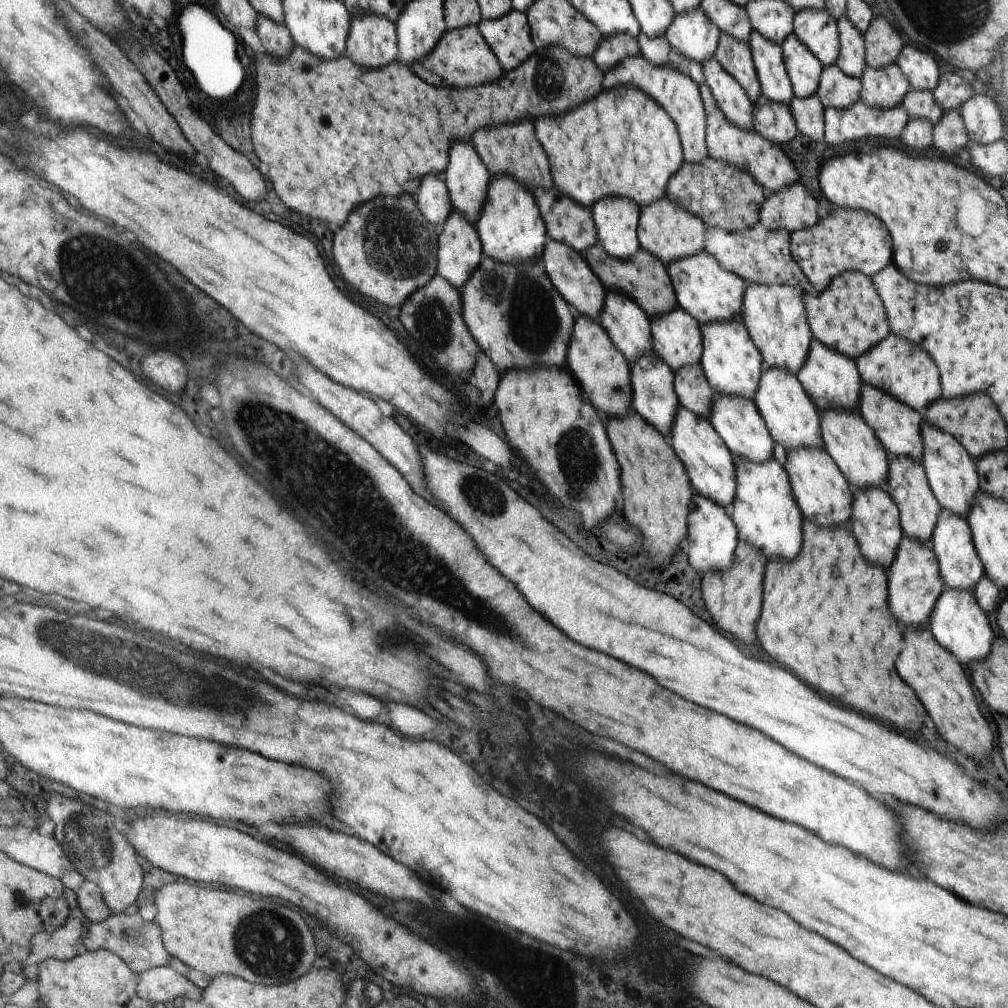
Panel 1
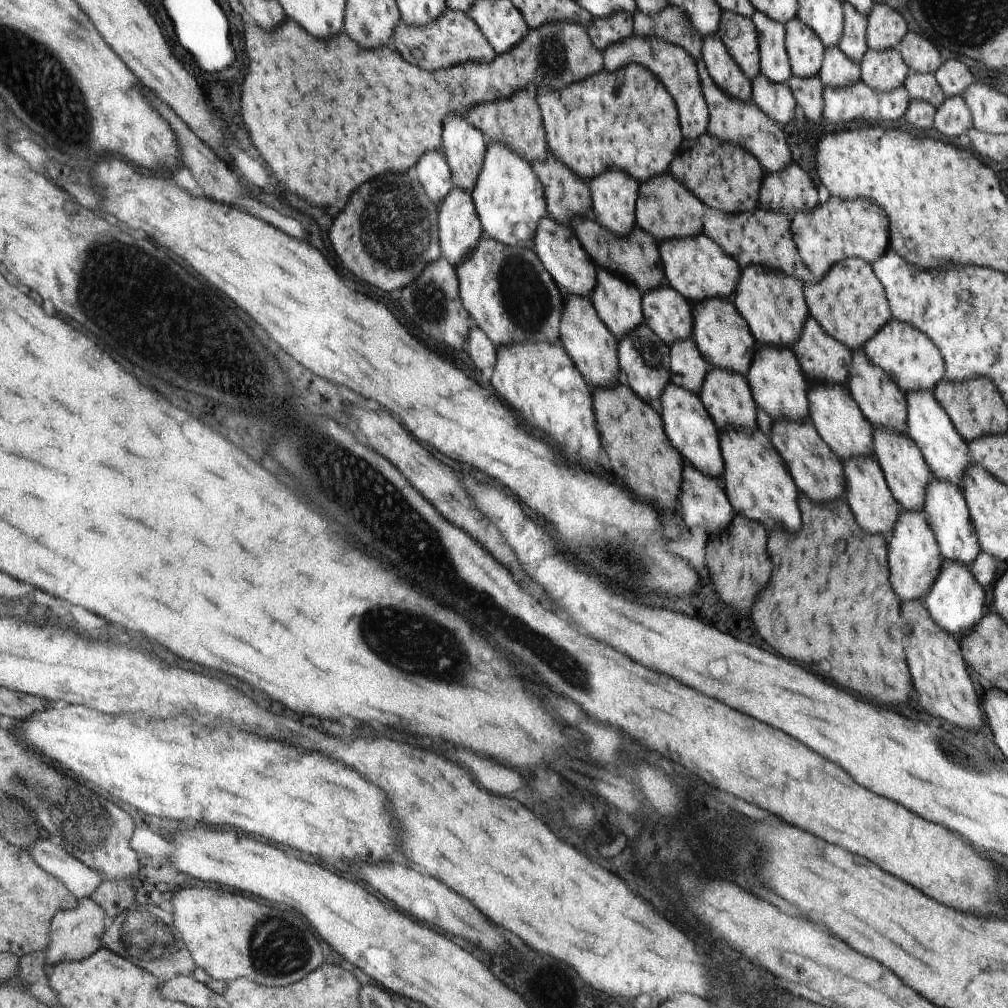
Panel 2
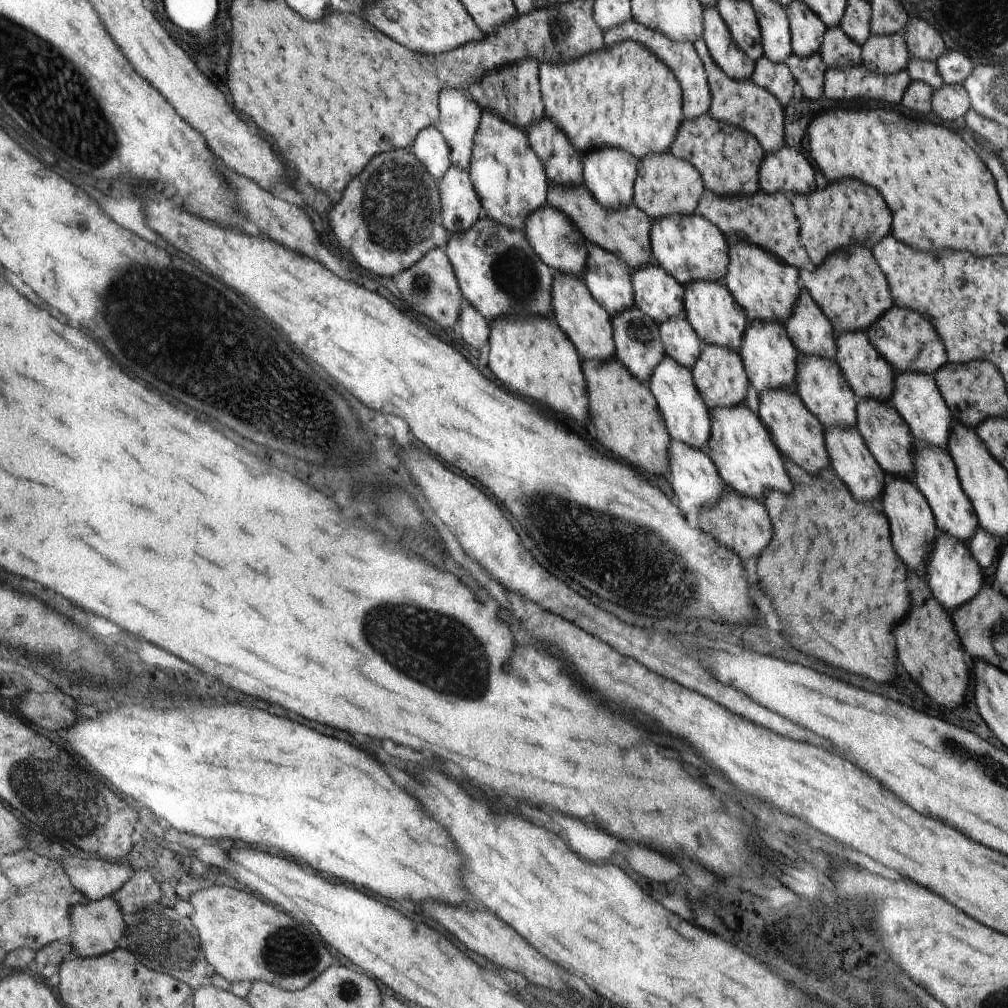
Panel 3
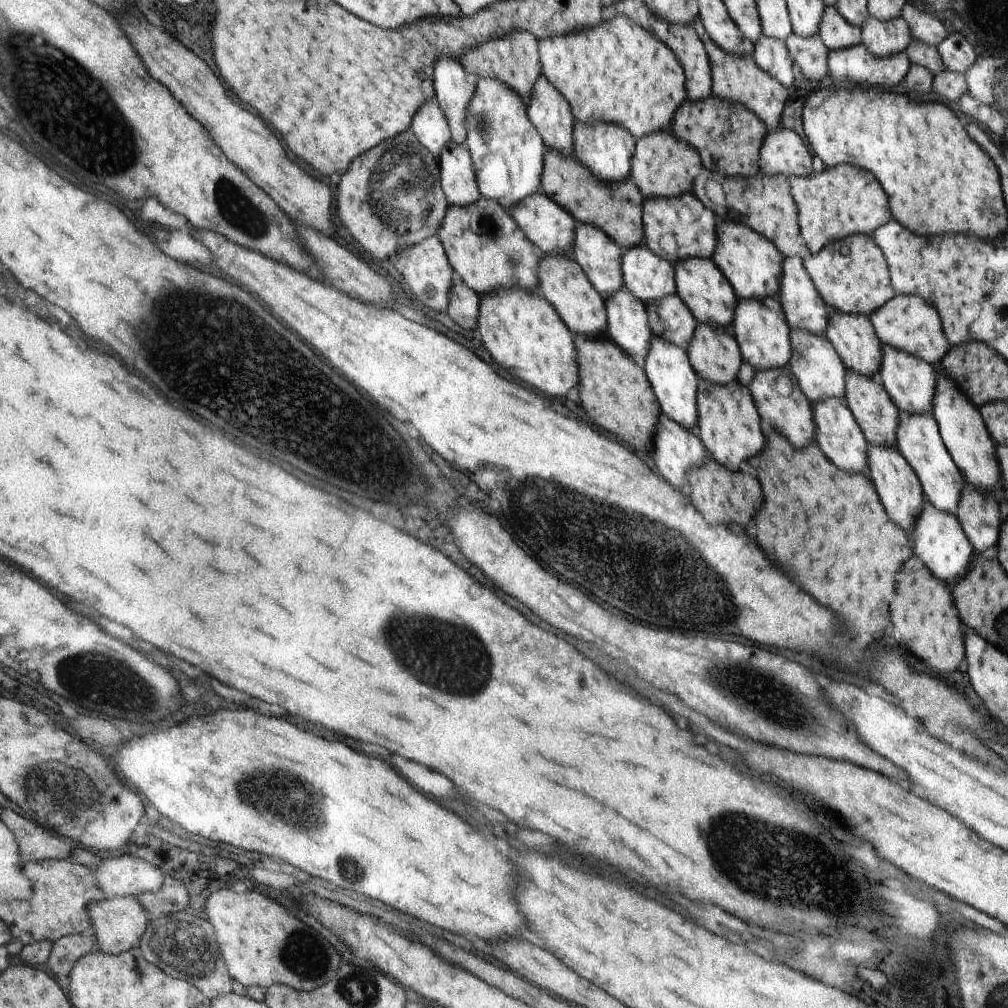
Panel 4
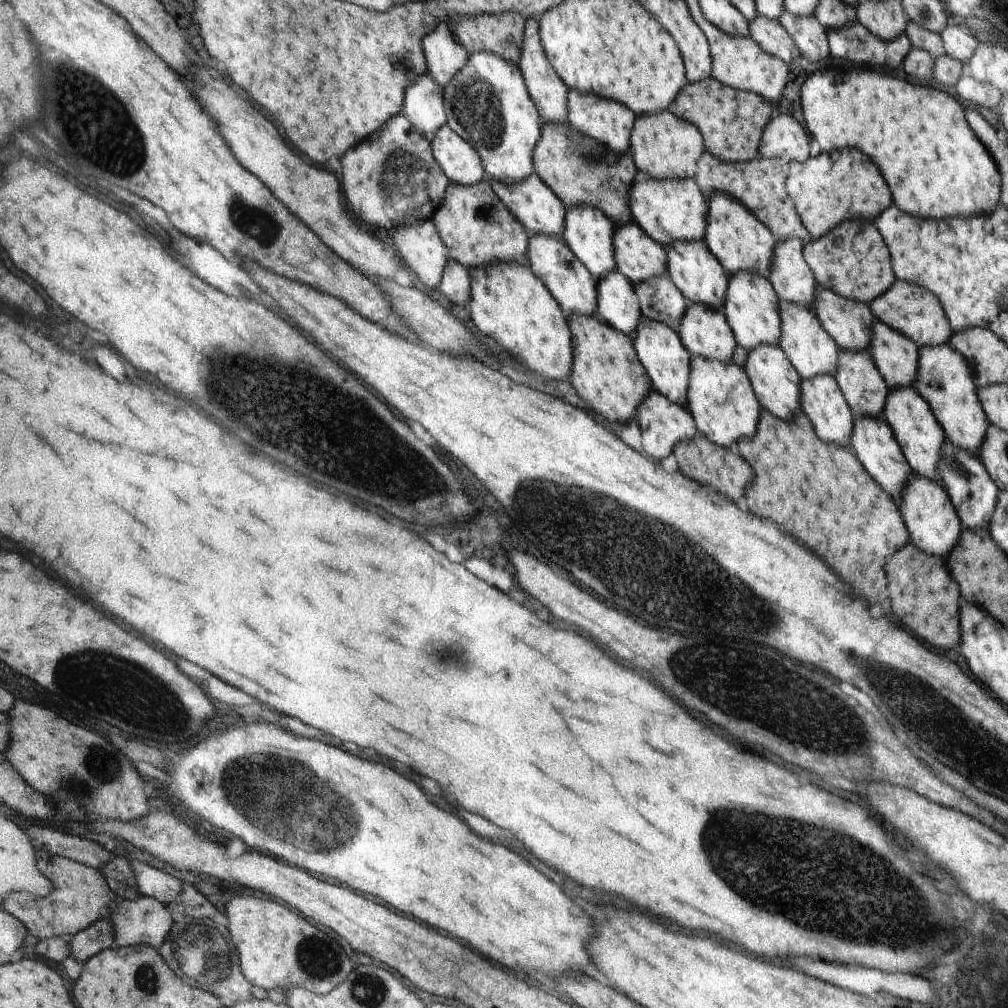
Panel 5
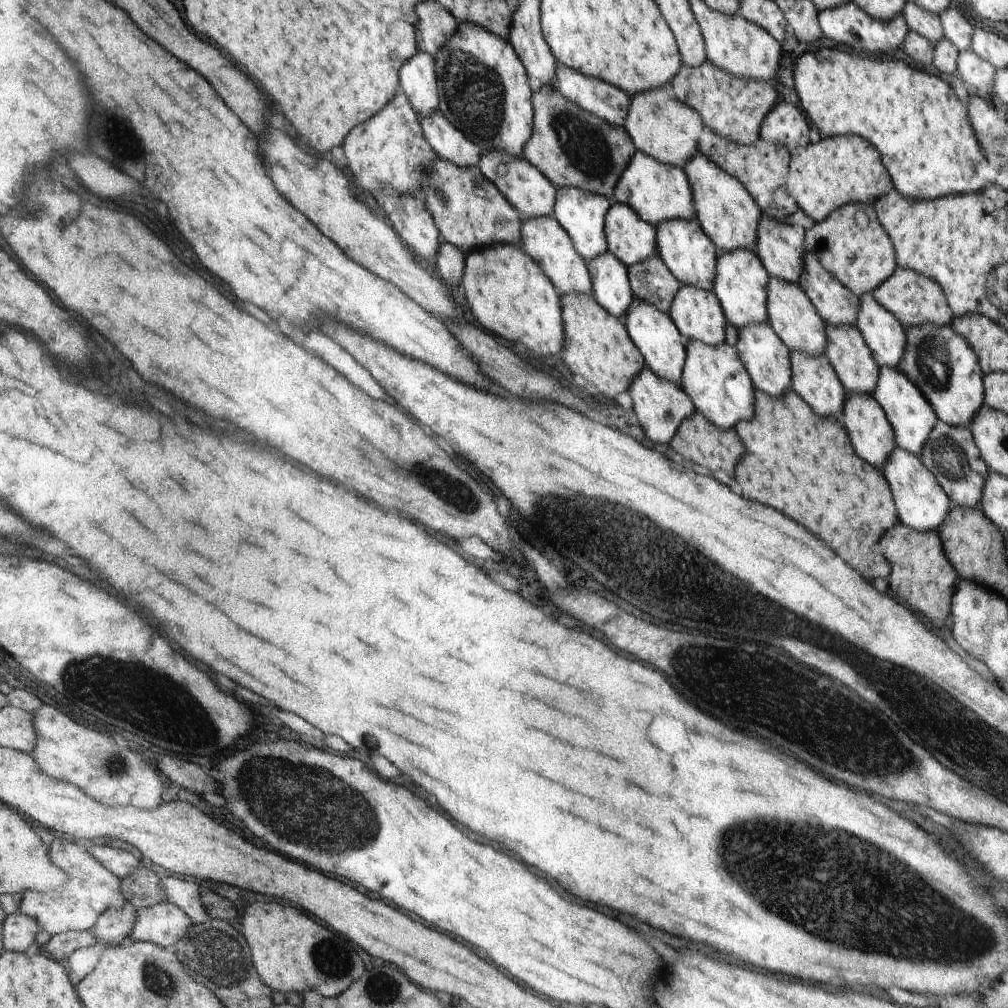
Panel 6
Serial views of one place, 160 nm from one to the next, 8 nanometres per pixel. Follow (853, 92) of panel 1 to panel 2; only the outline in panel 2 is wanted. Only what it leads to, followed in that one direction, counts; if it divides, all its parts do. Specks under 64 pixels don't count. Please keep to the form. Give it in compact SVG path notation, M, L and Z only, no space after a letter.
M837 47L827 48L819 76L824 88L840 90L861 81L861 68L858 62L852 62Z

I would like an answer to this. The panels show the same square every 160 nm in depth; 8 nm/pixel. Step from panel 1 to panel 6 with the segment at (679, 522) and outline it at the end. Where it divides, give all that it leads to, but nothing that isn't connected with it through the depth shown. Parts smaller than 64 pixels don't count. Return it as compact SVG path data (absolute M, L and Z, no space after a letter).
M563 294L565 346L560 358L574 372L584 376L608 398L615 398L636 380L646 368L641 349L630 338L624 318L616 318L593 297L593 294Z

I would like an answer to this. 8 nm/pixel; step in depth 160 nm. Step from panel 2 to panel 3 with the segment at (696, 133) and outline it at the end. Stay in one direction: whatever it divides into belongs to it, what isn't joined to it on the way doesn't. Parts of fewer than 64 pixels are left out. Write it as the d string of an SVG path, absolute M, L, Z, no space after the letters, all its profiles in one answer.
M630 17L628 20L607 28L603 31L605 48L616 45L620 41L634 41L642 43L647 46L670 70L676 75L678 82L681 85L681 91L686 98L686 118L693 121L700 116L709 112L711 105L711 90L709 89L709 82L707 74L700 60L700 55L697 53L697 47L692 41L674 41L666 35L659 33L657 30L652 30L650 27L644 26L641 22Z

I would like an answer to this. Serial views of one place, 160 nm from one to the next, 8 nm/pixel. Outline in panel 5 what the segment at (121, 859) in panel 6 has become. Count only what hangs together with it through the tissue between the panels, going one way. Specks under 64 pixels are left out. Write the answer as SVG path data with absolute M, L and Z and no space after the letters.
M49 827L28 828L30 838L34 838L36 846L44 846L58 856L82 863L85 866L100 870L112 857L113 851L102 848L96 842L84 840L78 836L70 836L60 830Z

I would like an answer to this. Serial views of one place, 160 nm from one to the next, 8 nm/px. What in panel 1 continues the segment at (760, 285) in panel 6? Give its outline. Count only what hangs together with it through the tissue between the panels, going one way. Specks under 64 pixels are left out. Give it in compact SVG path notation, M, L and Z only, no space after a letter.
M765 367L764 371L766 378L762 377L762 394L758 394L758 398L753 398L753 401L757 403L762 418L765 418L773 439L787 451L800 447L822 449L824 440L821 437L820 410L801 385L797 374L780 367Z

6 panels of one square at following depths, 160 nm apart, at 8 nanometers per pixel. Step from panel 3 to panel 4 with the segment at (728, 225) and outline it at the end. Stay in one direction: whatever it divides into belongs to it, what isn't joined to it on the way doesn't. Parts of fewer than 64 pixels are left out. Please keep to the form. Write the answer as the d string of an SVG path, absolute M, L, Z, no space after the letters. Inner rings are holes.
M704 168L700 176L696 178L692 192L718 218L736 219L737 222L744 223L752 230L758 231L758 234L770 239L770 242L777 246L784 258L800 257L804 260L809 257L811 252L800 232L798 208L796 208L796 203L790 196L790 184L788 184L784 175L770 176L758 172L754 177L727 177ZM708 182L718 182L722 186L724 200L726 200L726 205L723 208L712 202L706 195L706 184Z

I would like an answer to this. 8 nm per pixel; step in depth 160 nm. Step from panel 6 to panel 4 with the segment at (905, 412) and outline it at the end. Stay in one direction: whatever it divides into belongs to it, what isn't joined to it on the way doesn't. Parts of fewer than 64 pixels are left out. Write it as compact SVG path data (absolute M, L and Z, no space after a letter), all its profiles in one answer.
M900 411L896 447L904 455L906 462L917 473L924 488L924 497L942 512L952 513L961 501L961 492L965 485L964 474L952 460L944 440L941 438L940 426L932 414L914 414Z

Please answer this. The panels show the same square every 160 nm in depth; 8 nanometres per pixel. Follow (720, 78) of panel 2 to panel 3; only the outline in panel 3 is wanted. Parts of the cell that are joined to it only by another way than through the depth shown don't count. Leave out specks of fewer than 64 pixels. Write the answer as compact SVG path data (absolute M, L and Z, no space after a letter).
M715 6L704 8L703 40L710 56L730 78L750 80L756 70L756 63L737 45L729 27Z

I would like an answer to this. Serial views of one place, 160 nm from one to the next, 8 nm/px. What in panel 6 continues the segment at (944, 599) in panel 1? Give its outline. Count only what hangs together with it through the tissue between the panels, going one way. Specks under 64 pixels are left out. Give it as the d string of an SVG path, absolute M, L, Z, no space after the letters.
M896 446L892 458L884 468L884 475L886 480L890 480L890 486L894 490L894 498L898 514L902 514L902 522L919 533L938 532L952 508L952 502L933 471L921 461L920 455Z

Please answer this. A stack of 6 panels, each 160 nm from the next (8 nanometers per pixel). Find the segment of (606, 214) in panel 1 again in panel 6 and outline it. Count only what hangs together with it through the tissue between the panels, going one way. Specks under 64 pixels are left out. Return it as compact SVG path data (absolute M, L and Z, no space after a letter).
M558 63L558 78L554 87L564 98L604 122L615 127L624 126L632 98L616 85Z

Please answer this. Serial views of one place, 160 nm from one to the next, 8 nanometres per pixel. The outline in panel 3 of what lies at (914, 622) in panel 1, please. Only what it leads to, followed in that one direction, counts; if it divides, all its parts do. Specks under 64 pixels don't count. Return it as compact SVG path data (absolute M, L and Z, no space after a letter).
M890 475L889 481L886 481L884 497L880 496L879 507L889 521L894 546L898 546L898 554L902 554L902 560L906 562L908 569L917 575L926 576L936 546L938 528L936 516L925 495L917 489L912 480Z

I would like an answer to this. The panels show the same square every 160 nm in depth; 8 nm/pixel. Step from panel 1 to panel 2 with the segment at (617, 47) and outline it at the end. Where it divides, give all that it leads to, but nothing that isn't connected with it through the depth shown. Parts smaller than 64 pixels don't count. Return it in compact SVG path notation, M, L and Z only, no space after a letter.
M621 12L610 18L597 18L588 26L589 39L593 46L604 52L616 42L628 39L633 35L633 16Z

